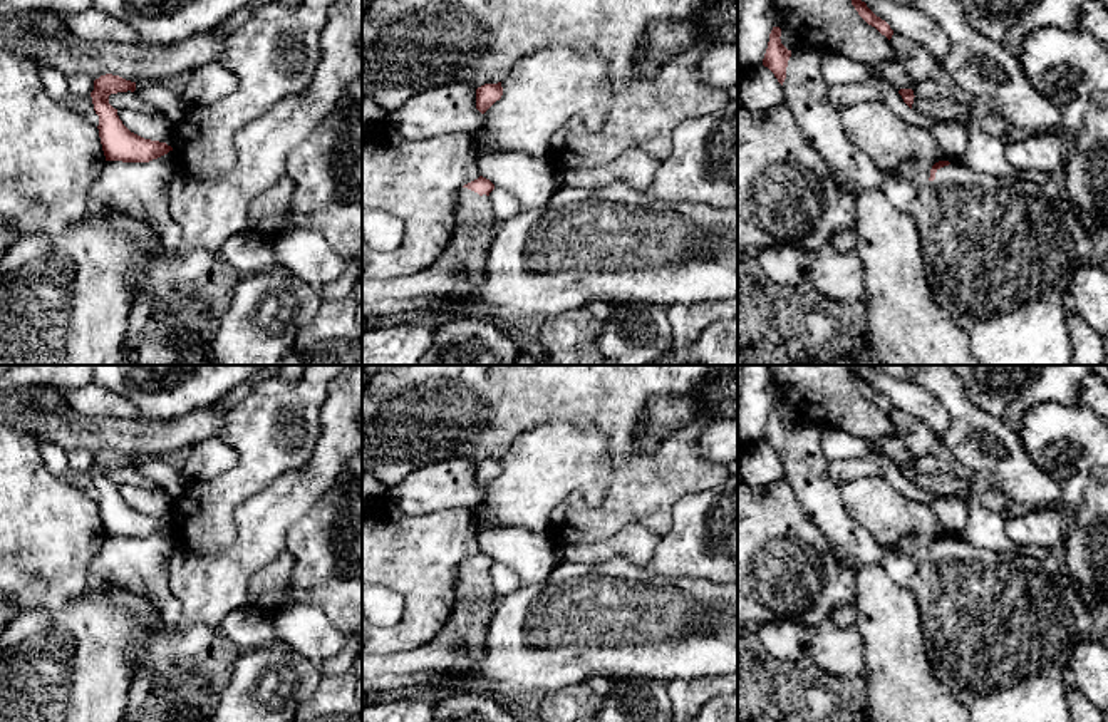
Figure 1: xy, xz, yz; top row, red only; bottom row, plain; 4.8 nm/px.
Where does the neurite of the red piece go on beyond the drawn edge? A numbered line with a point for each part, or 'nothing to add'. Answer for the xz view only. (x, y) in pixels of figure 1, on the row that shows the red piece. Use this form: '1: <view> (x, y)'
1: xz (471, 210)

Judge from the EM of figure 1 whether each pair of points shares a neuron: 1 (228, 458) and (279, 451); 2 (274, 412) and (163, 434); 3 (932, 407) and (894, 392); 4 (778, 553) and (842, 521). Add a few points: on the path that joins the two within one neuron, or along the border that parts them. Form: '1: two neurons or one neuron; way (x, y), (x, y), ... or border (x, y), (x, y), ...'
1: two neurons; border (220, 438), (233, 451), (237, 461), (203, 479)
2: two neurons; border (227, 412), (218, 436)
3: one neuron; way (922, 404), (904, 394)
4: two neurons; border (798, 500), (802, 513), (827, 540), (840, 567)

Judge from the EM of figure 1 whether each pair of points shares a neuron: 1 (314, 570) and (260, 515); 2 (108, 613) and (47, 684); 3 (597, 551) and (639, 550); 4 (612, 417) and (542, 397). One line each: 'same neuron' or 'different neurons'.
1: different neurons
2: same neuron
3: same neuron
4: same neuron

